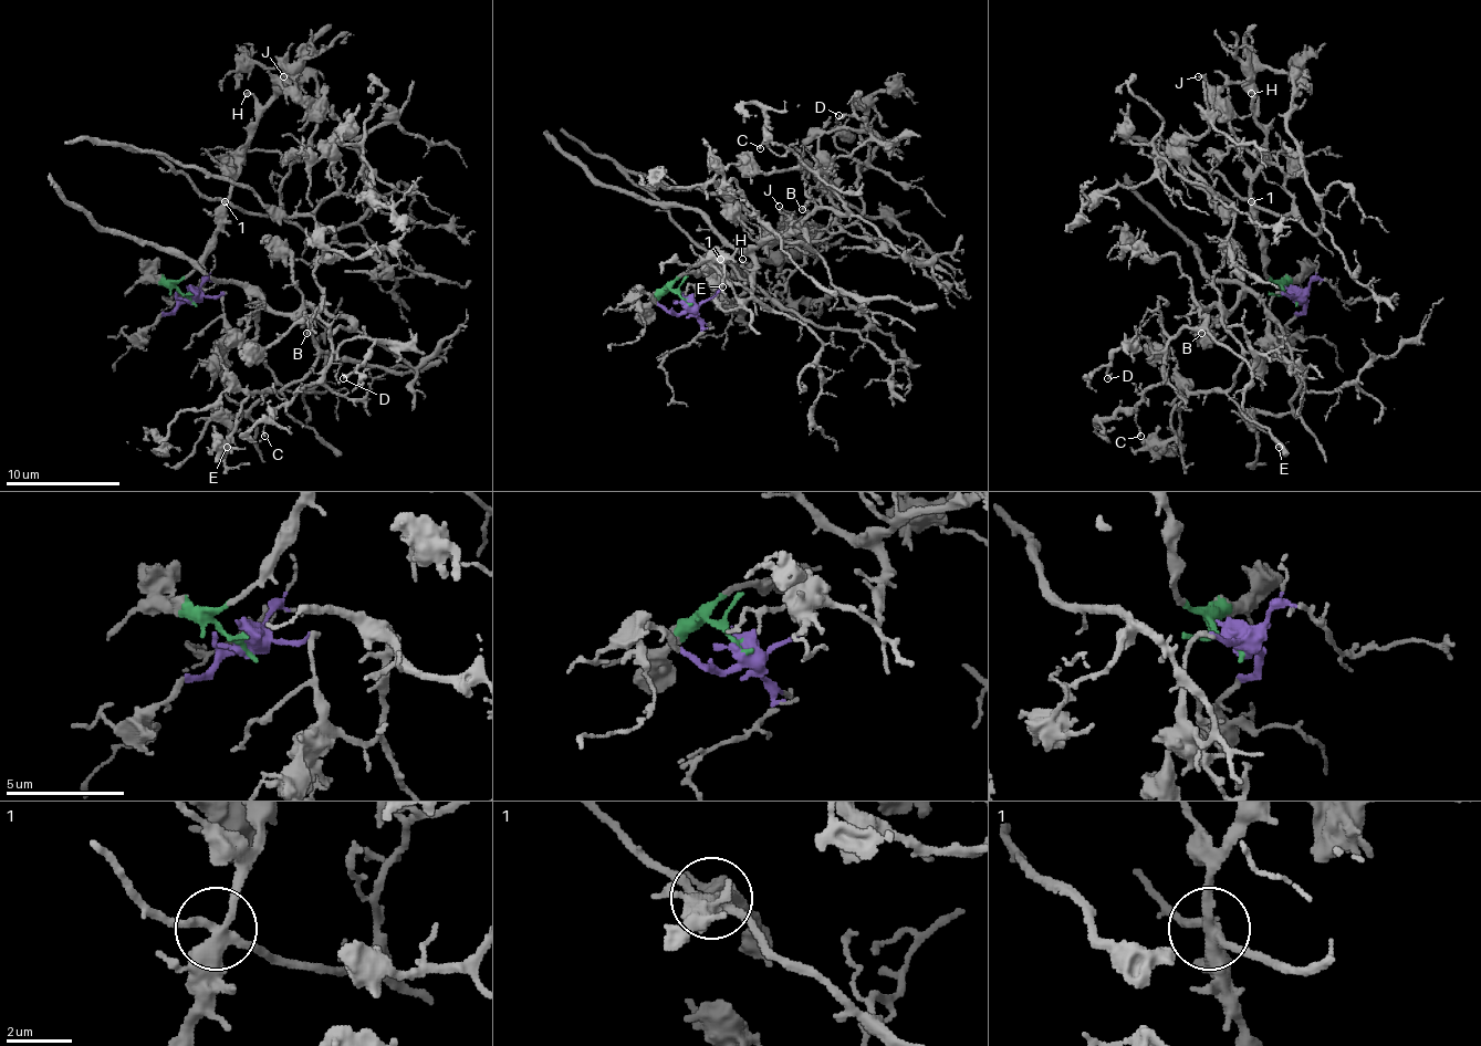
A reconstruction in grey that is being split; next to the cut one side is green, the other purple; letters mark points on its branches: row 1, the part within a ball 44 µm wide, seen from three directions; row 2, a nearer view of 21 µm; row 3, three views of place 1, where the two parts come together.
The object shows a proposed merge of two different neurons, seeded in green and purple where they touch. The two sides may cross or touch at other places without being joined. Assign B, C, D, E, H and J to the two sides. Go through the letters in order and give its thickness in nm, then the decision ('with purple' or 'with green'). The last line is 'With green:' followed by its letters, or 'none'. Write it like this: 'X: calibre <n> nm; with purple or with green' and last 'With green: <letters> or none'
B: calibre 110 nm; with purple
C: calibre 120 nm; with purple
D: calibre 180 nm; with purple
E: calibre 140 nm; with purple
H: calibre 200 nm; with green
J: calibre 110 nm; with green
With green: H, J

